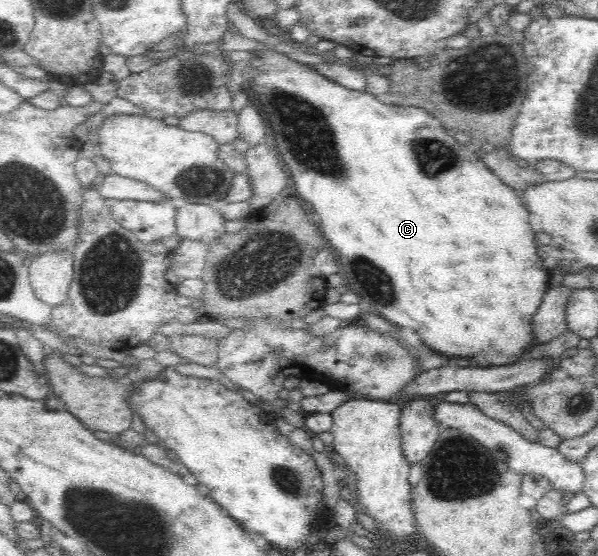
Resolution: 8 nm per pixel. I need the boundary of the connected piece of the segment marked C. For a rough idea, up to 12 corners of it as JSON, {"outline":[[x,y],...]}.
{"outline":[[249,50],[348,289],[517,362],[529,210],[424,108]]}

